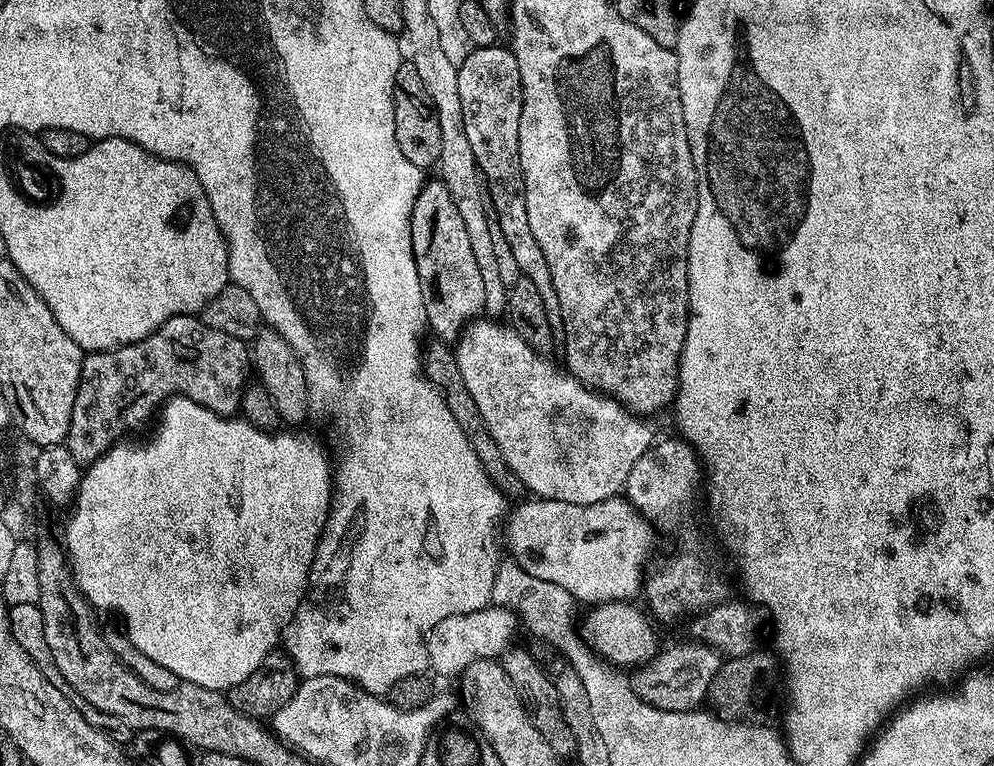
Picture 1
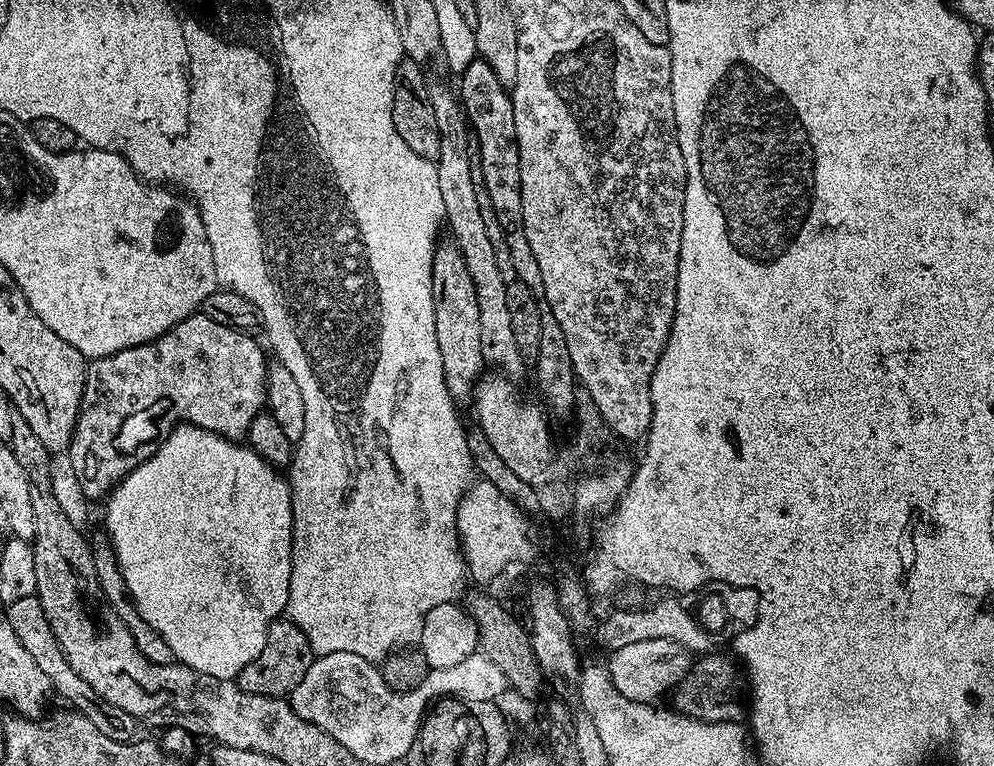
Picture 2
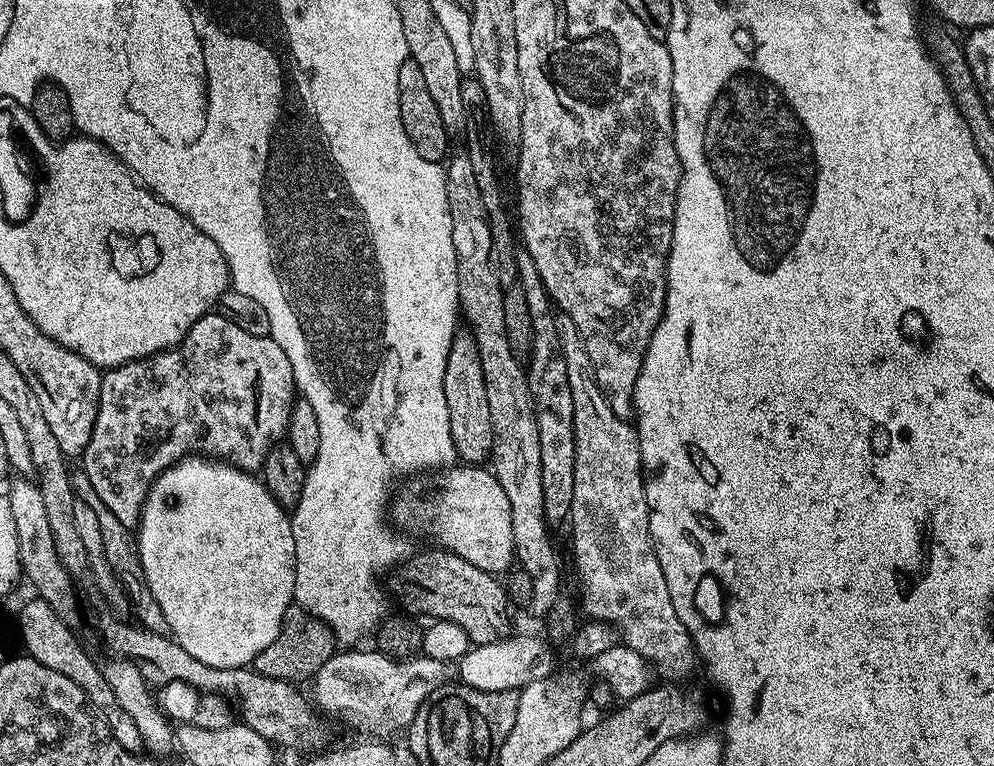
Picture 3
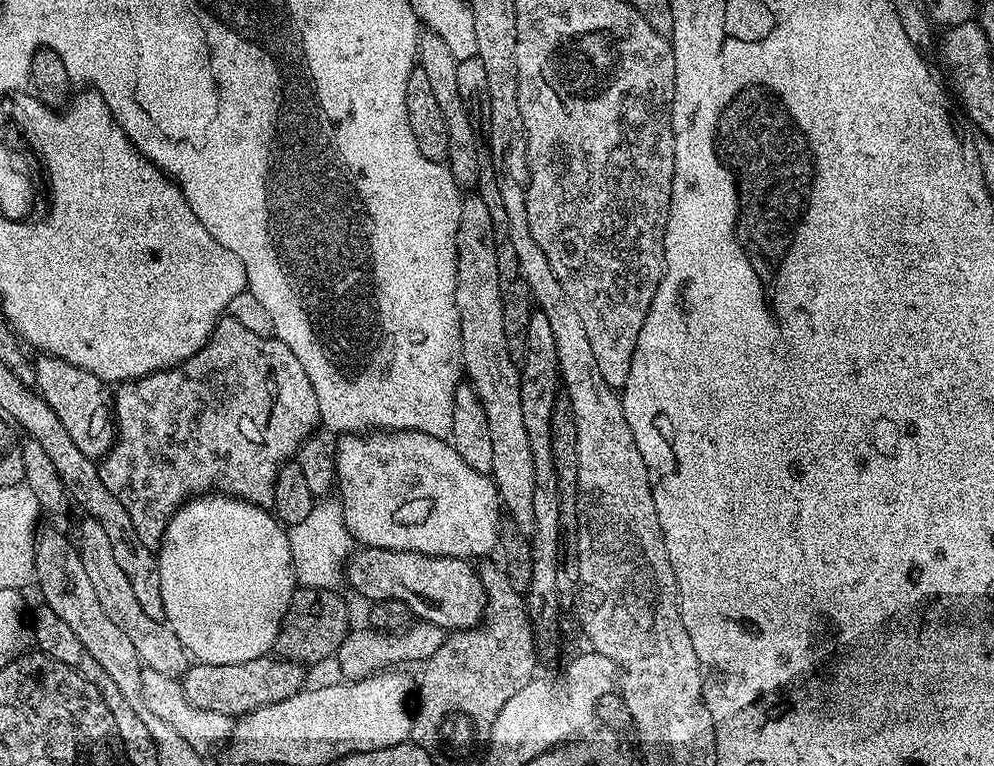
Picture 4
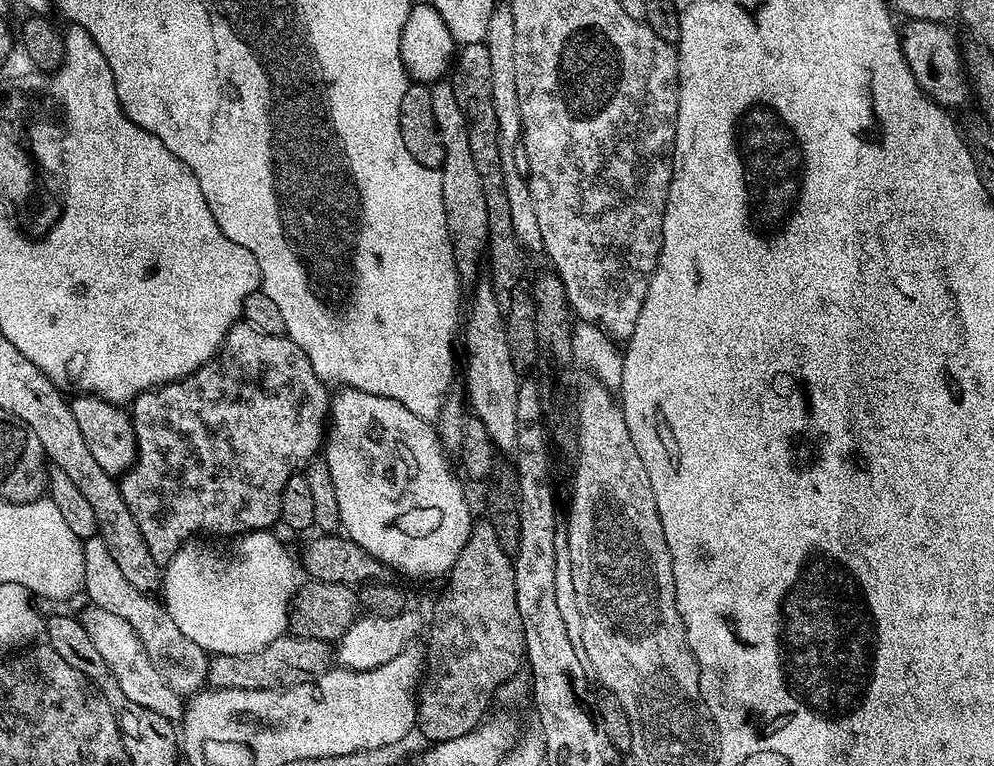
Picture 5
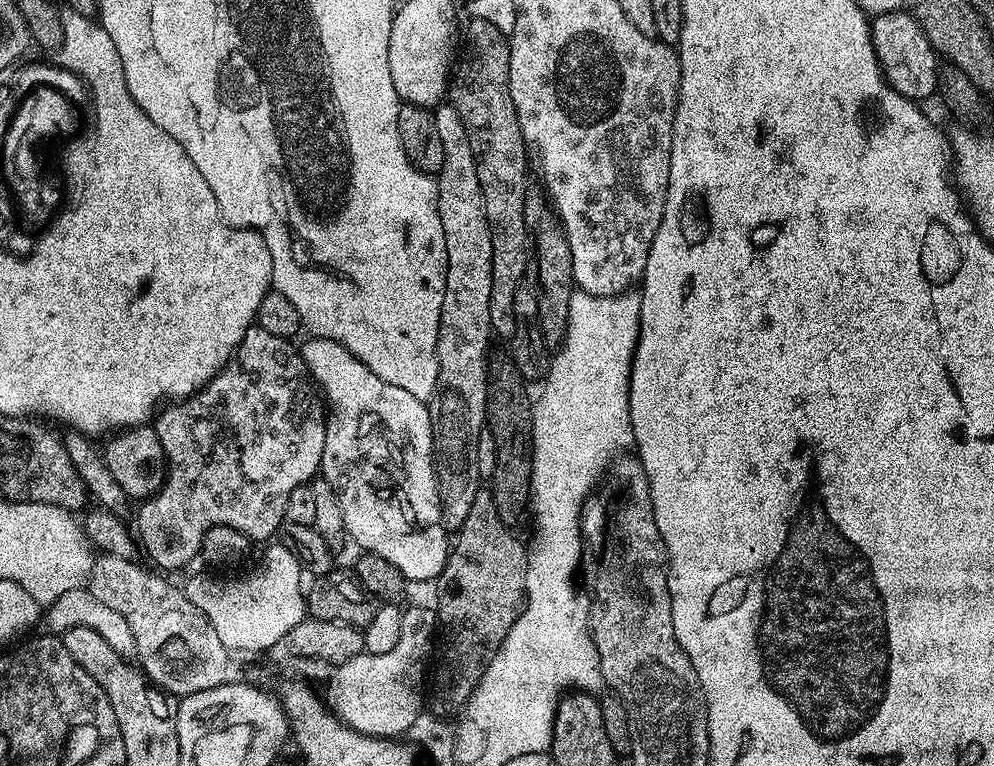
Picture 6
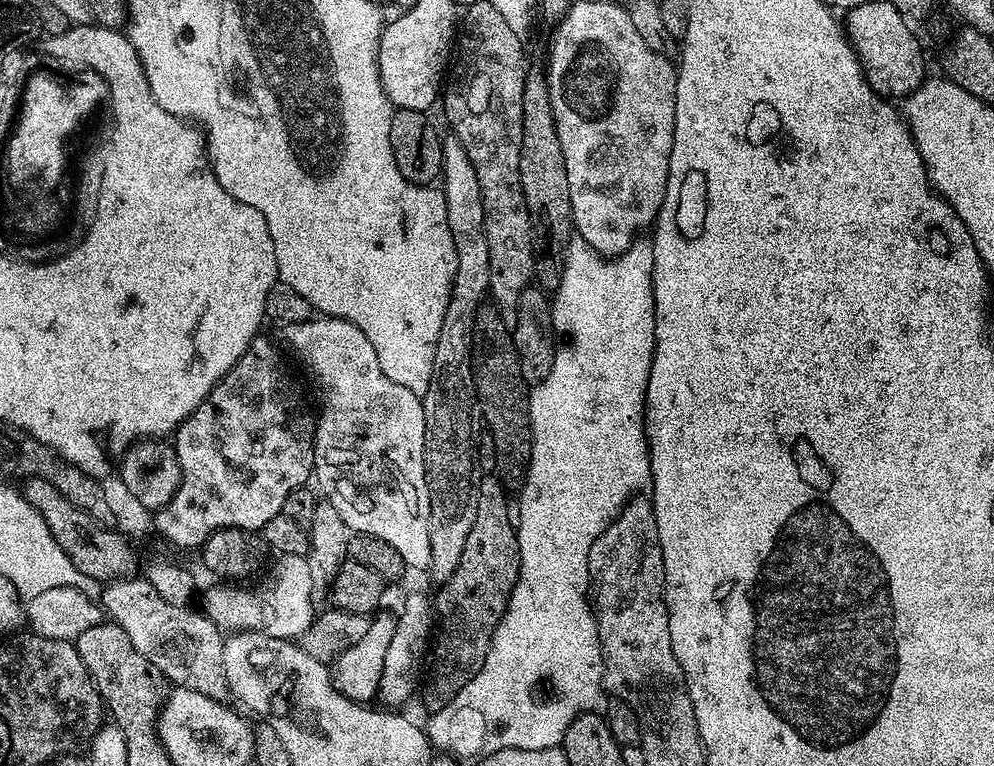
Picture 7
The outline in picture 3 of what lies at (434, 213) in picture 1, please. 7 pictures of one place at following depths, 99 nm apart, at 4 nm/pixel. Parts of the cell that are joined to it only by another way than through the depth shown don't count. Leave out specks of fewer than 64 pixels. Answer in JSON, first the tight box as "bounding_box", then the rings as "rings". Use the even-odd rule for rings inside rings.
{"bounding_box":[446,330,494,466],"rings":[[[467,330],[457,331],[450,342],[450,355],[446,358],[446,410],[450,414],[450,438],[454,438],[454,450],[465,465],[480,466],[492,455],[494,426],[490,418],[490,402],[486,398],[486,378],[482,378],[482,358],[478,358],[478,342]]]}

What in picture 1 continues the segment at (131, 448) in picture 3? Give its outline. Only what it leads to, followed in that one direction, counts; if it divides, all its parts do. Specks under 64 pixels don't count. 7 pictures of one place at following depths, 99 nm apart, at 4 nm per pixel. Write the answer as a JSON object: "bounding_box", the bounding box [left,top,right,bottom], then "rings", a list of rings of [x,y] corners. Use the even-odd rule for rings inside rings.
{"bounding_box":[66,315,250,464],"rings":[[[199,315],[171,316],[160,329],[138,342],[121,348],[111,348],[109,352],[89,352],[85,355],[66,446],[76,464],[93,464],[113,444],[127,437],[124,436],[127,432],[142,427],[148,419],[151,421],[159,413],[164,401],[174,396],[190,398],[214,410],[219,416],[231,416],[239,409],[240,395],[249,380],[250,348],[245,341],[206,326]]]}

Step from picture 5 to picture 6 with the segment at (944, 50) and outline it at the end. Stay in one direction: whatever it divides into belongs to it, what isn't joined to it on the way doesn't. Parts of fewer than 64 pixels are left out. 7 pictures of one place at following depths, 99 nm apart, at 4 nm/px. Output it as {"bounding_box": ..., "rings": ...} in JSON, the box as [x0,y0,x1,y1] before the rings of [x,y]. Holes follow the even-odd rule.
{"bounding_box":[870,10,938,102],"rings":[[[901,10],[875,17],[870,24],[872,45],[880,59],[880,71],[888,80],[888,85],[907,100],[925,102],[938,92],[938,53],[926,38],[922,26],[911,11]]]}

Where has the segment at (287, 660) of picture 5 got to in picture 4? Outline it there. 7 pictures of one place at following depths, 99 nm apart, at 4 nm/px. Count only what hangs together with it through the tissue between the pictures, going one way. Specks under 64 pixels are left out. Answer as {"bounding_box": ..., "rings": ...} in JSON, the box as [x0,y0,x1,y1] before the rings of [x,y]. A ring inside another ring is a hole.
{"bounding_box":[181,656,305,717],"rings":[[[260,656],[246,663],[231,663],[221,666],[217,663],[193,663],[184,673],[181,684],[187,700],[199,709],[226,713],[230,717],[241,716],[255,708],[285,701],[303,689],[305,669],[293,661]]]}

